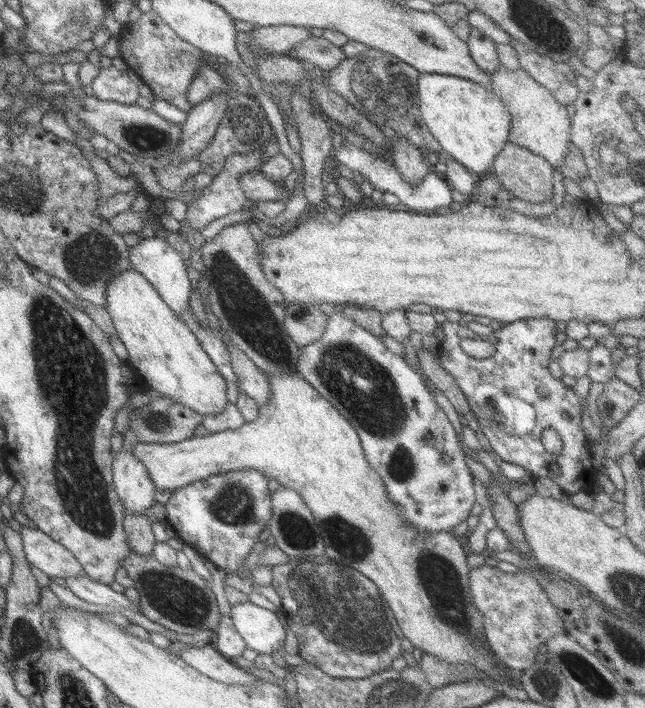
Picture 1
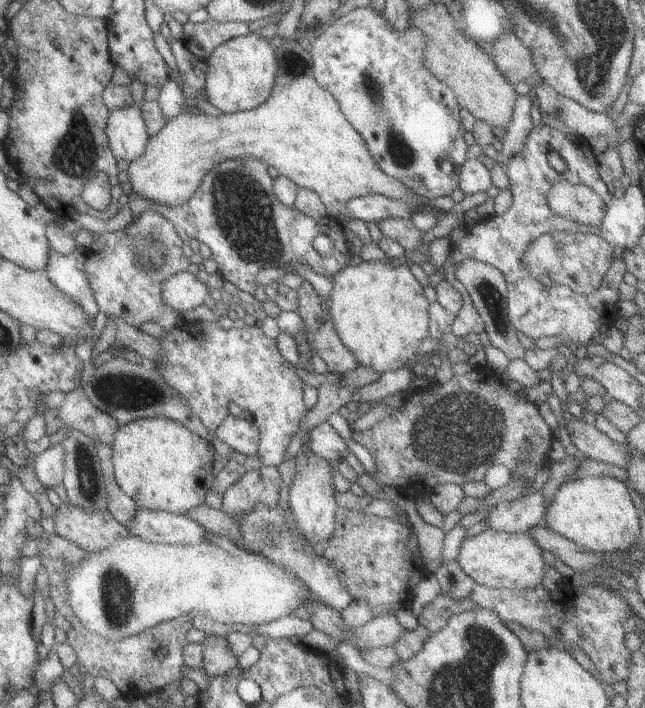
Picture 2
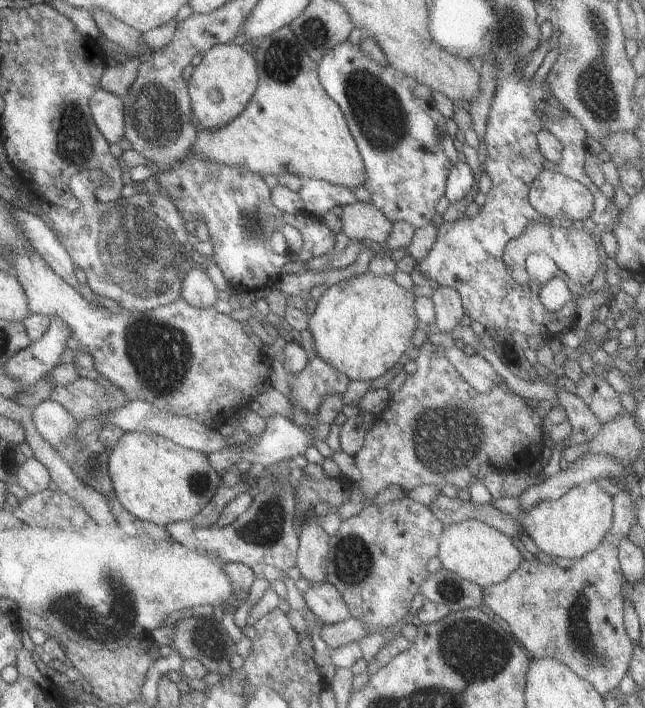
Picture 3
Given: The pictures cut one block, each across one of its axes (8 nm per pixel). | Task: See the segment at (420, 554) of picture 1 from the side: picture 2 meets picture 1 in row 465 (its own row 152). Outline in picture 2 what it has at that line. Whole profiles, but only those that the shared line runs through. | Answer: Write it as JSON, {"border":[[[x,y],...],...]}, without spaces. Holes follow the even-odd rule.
{"border":[[[293,37],[274,49],[276,72],[275,79],[267,99],[253,109],[237,113],[222,113],[219,116],[207,116],[198,113],[182,112],[166,122],[154,136],[148,138],[143,153],[130,162],[125,170],[127,182],[132,191],[142,198],[166,206],[178,206],[185,203],[197,189],[199,182],[217,164],[230,159],[254,159],[266,168],[273,168],[278,176],[287,178],[297,187],[315,192],[323,204],[328,217],[337,220],[343,204],[350,197],[364,195],[382,195],[392,200],[408,200],[412,193],[397,180],[387,177],[368,154],[363,140],[338,110],[337,102],[320,88],[312,76],[312,61],[307,47]]]}

